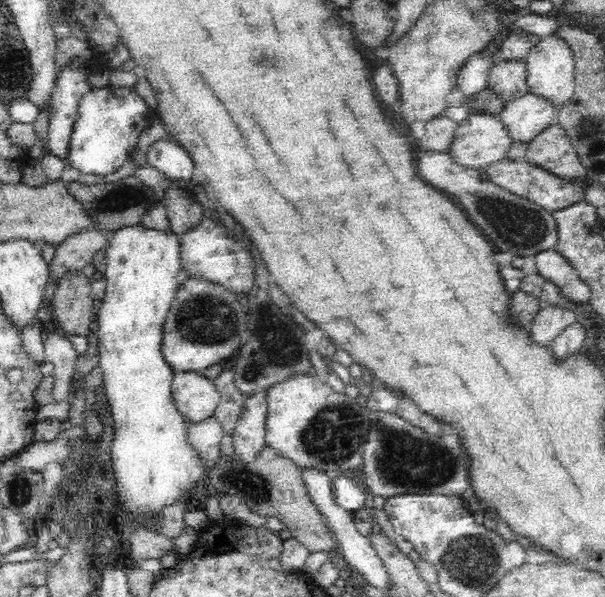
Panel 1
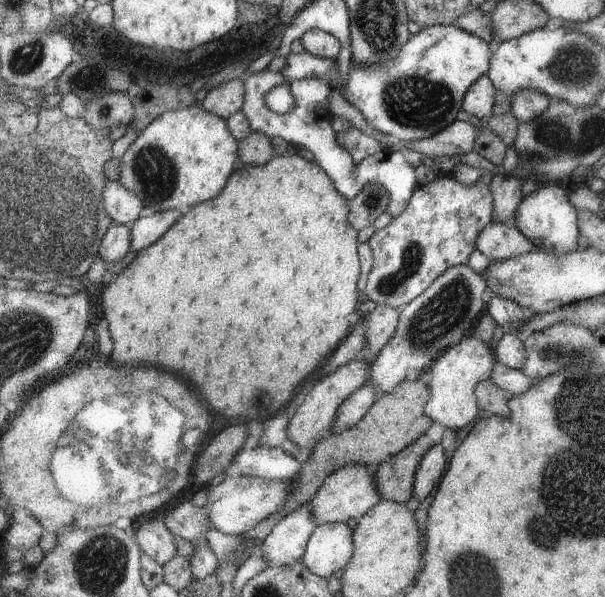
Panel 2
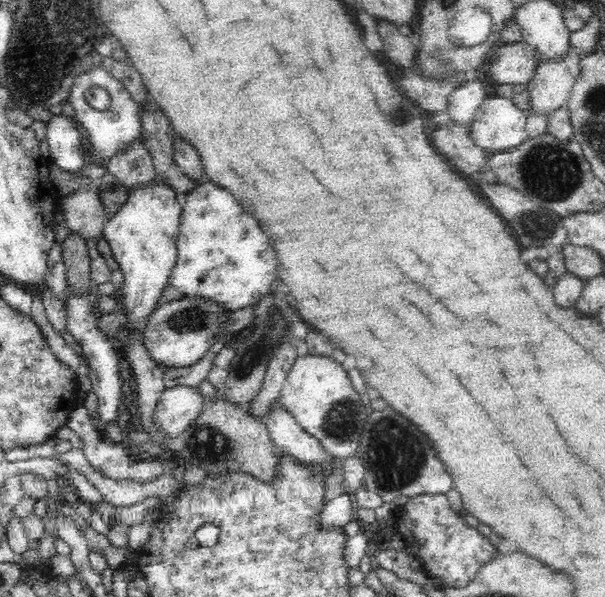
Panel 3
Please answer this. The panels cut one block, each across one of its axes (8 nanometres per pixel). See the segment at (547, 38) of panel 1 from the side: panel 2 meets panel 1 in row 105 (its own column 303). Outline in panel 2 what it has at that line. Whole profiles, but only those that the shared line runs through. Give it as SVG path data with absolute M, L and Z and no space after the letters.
M346 523L319 525L307 544L302 562L320 578L343 570L354 556L354 531Z

